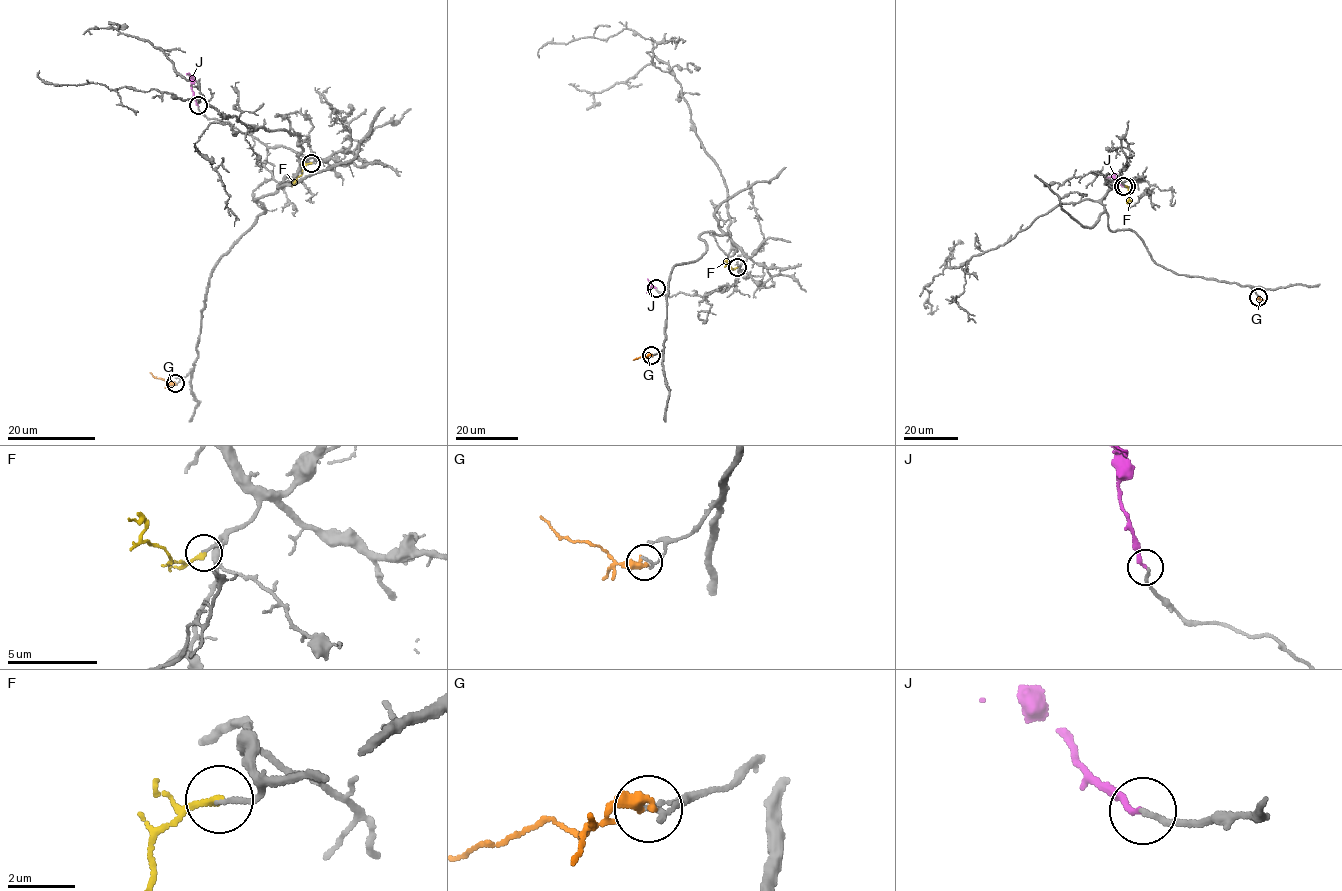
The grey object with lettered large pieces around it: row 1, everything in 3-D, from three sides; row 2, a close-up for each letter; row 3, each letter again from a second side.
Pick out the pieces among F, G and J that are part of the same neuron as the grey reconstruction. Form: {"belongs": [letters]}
{"belongs": ["F", "J"]}

